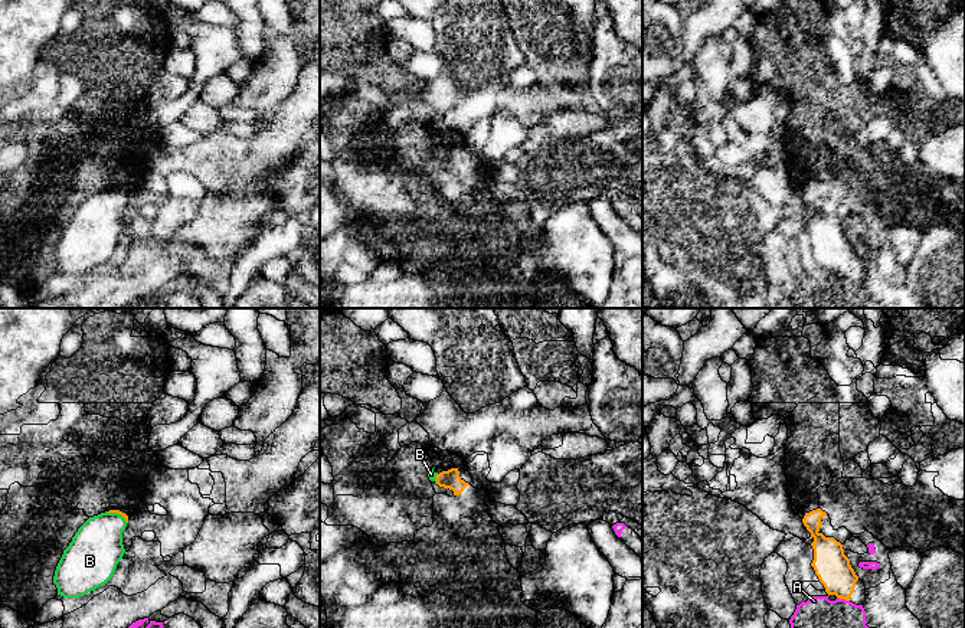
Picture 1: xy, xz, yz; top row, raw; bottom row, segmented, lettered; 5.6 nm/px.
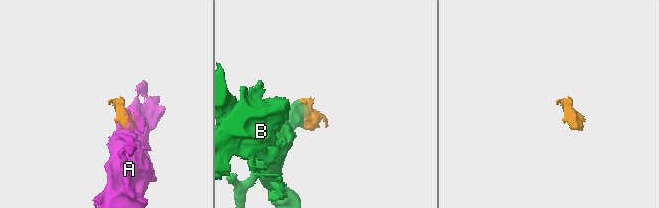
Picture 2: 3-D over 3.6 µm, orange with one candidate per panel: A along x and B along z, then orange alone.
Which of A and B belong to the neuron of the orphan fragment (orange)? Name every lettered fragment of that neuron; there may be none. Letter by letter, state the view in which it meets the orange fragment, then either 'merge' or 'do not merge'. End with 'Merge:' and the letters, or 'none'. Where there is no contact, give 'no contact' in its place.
A: yz | do not merge
B: xy | merge
Merge: B

